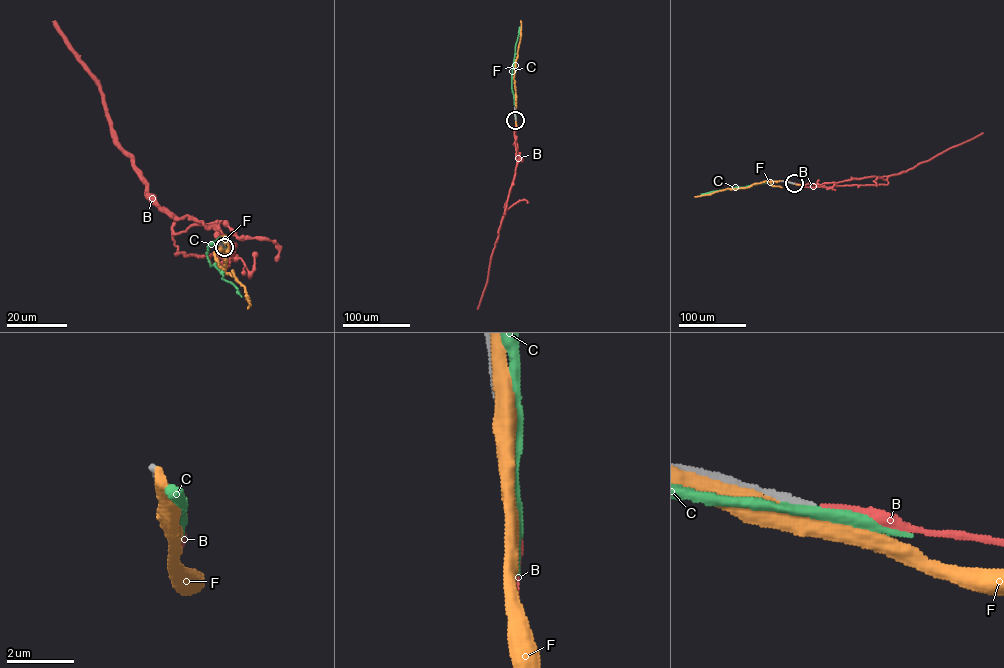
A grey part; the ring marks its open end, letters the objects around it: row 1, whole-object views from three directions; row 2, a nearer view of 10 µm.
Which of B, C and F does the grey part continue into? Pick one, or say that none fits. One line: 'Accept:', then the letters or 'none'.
Accept: B

